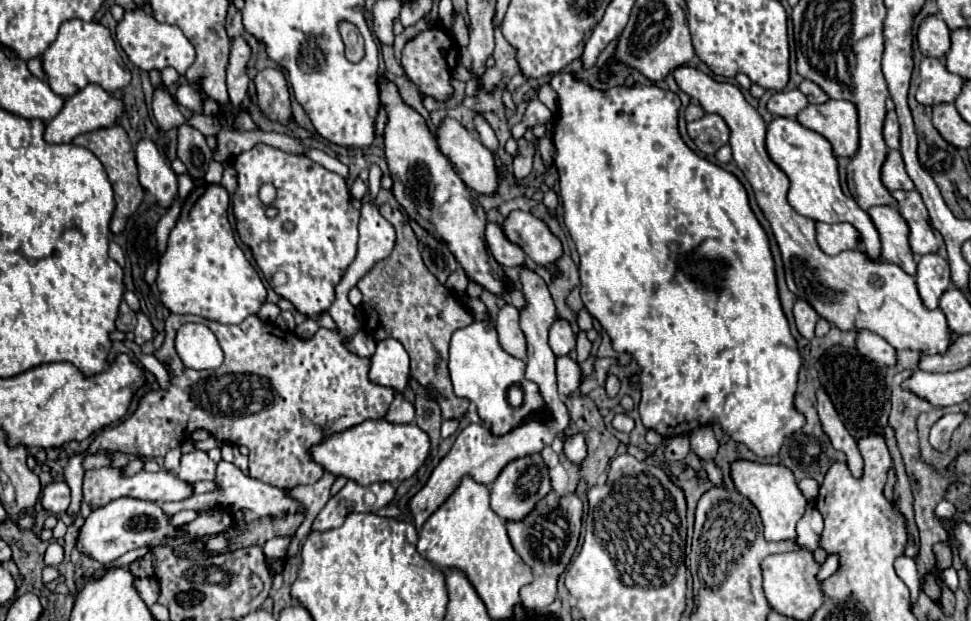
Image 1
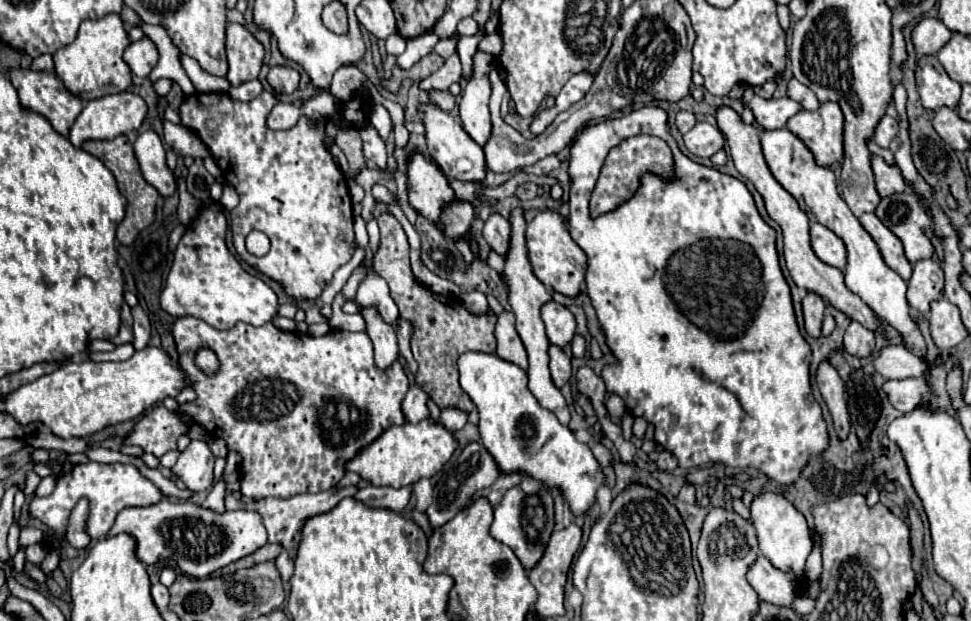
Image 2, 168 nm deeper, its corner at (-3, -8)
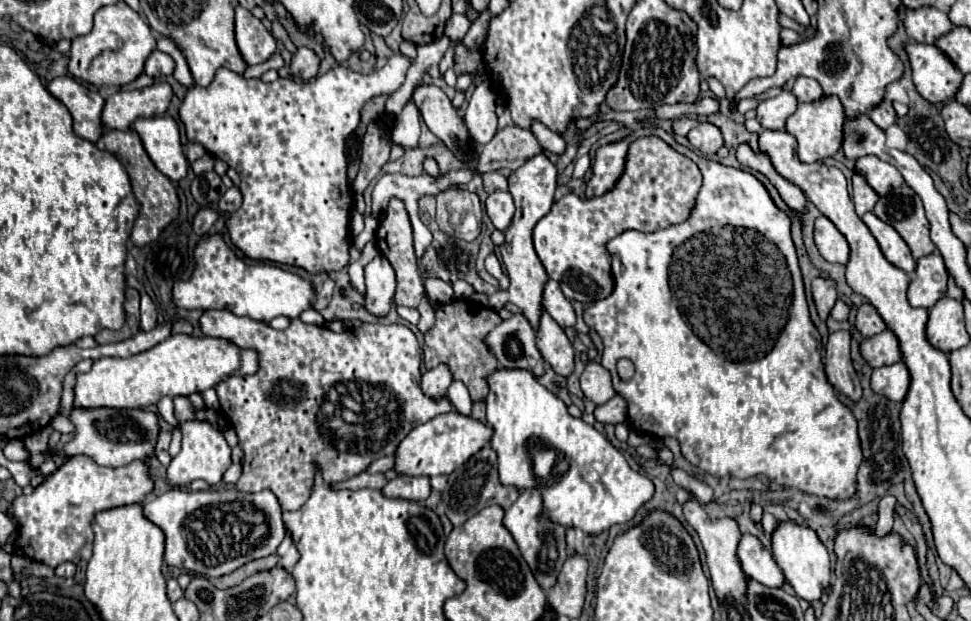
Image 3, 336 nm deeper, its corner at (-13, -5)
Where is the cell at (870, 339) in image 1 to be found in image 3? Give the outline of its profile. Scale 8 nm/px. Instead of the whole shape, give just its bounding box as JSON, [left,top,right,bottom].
[855,305,887,339]

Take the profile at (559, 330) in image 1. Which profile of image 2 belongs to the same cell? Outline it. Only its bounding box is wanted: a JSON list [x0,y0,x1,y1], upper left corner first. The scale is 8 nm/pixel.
[541,300,575,346]

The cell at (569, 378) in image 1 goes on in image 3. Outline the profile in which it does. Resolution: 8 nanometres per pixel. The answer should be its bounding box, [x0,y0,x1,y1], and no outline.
[537,311,575,377]

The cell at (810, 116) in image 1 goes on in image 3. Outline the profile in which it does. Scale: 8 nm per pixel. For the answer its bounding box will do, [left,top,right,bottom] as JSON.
[787,97,845,163]

